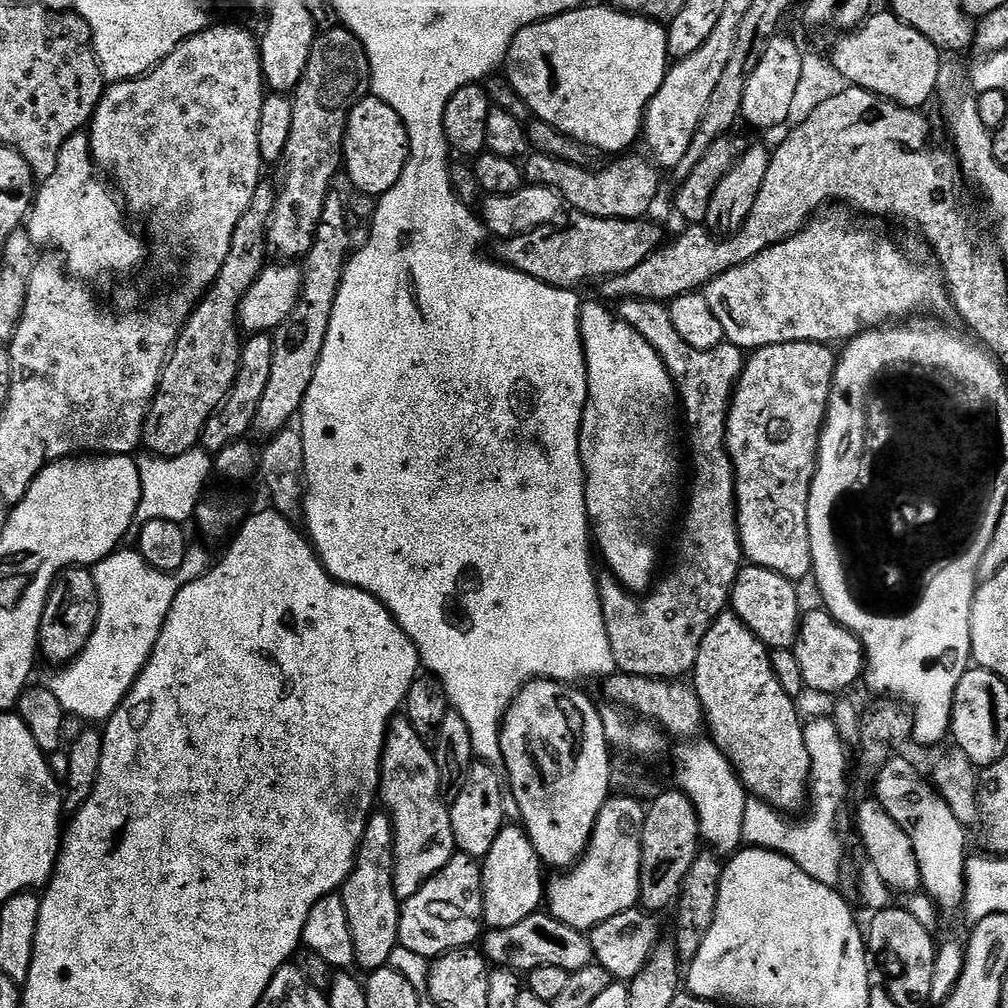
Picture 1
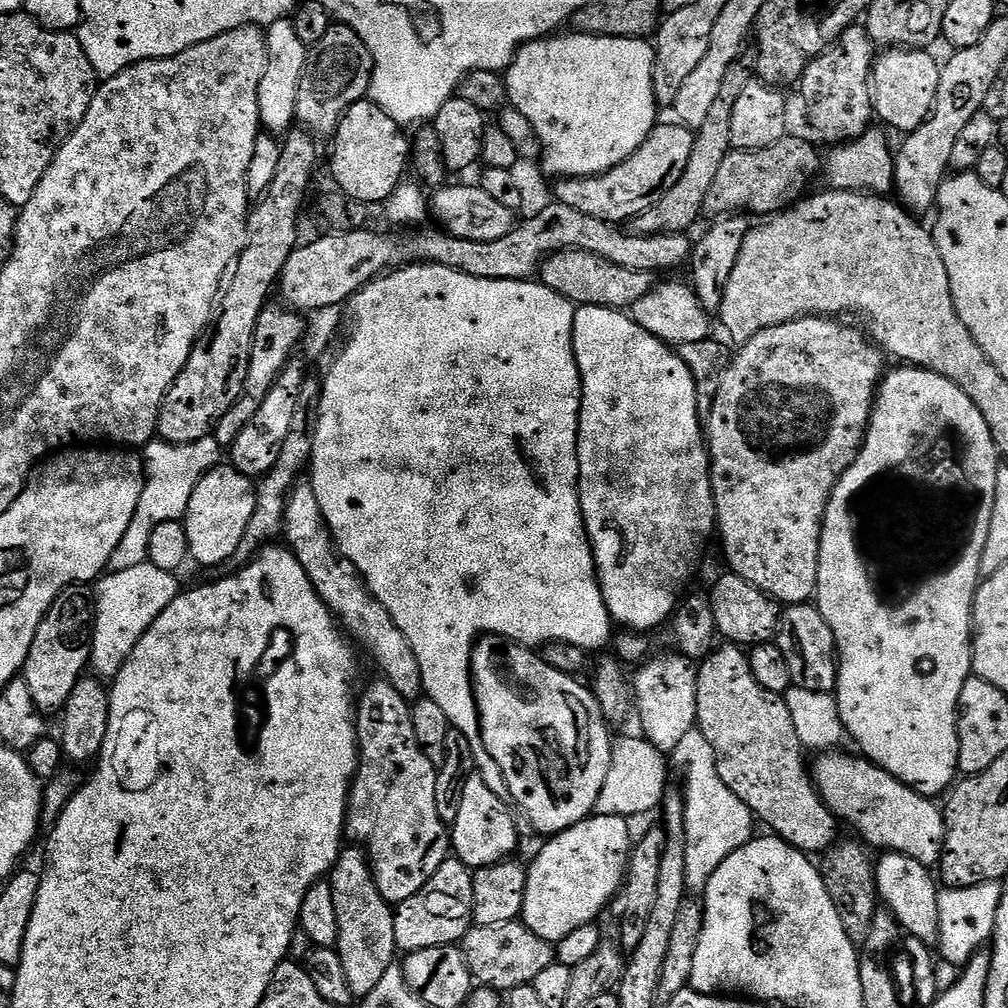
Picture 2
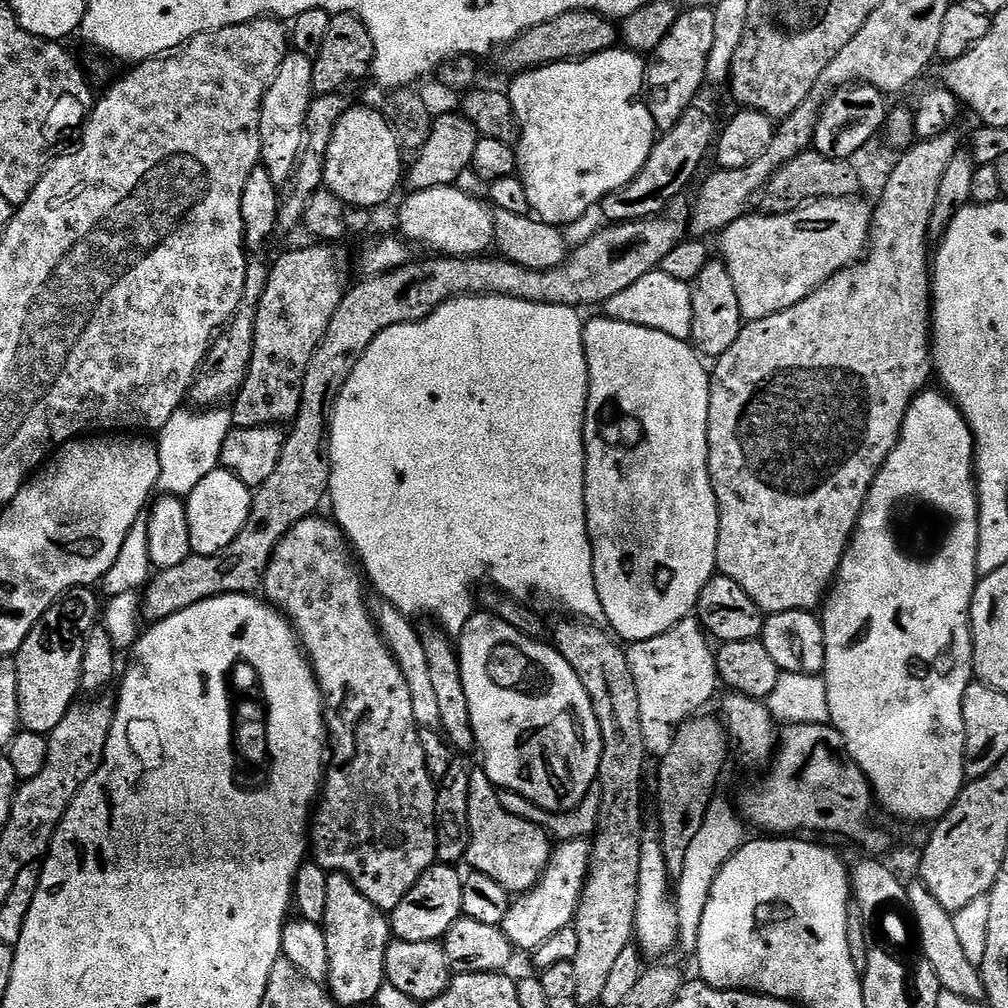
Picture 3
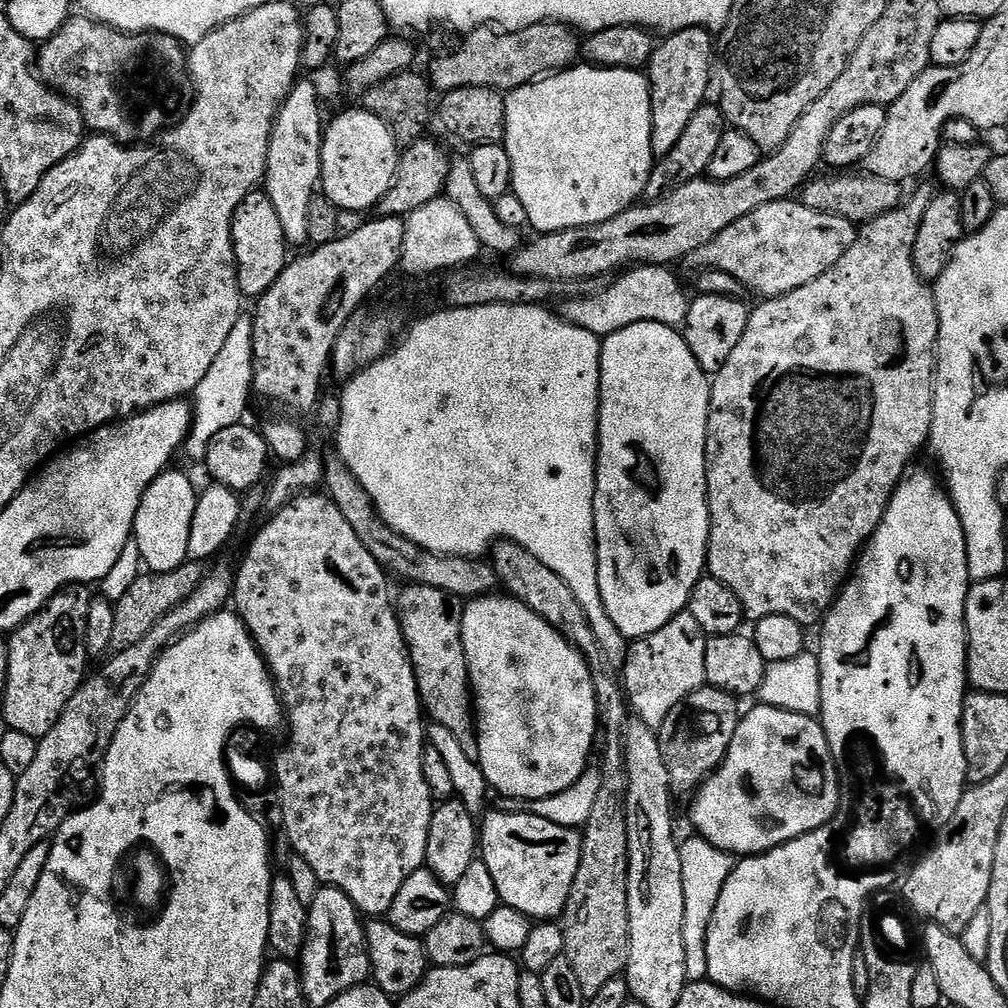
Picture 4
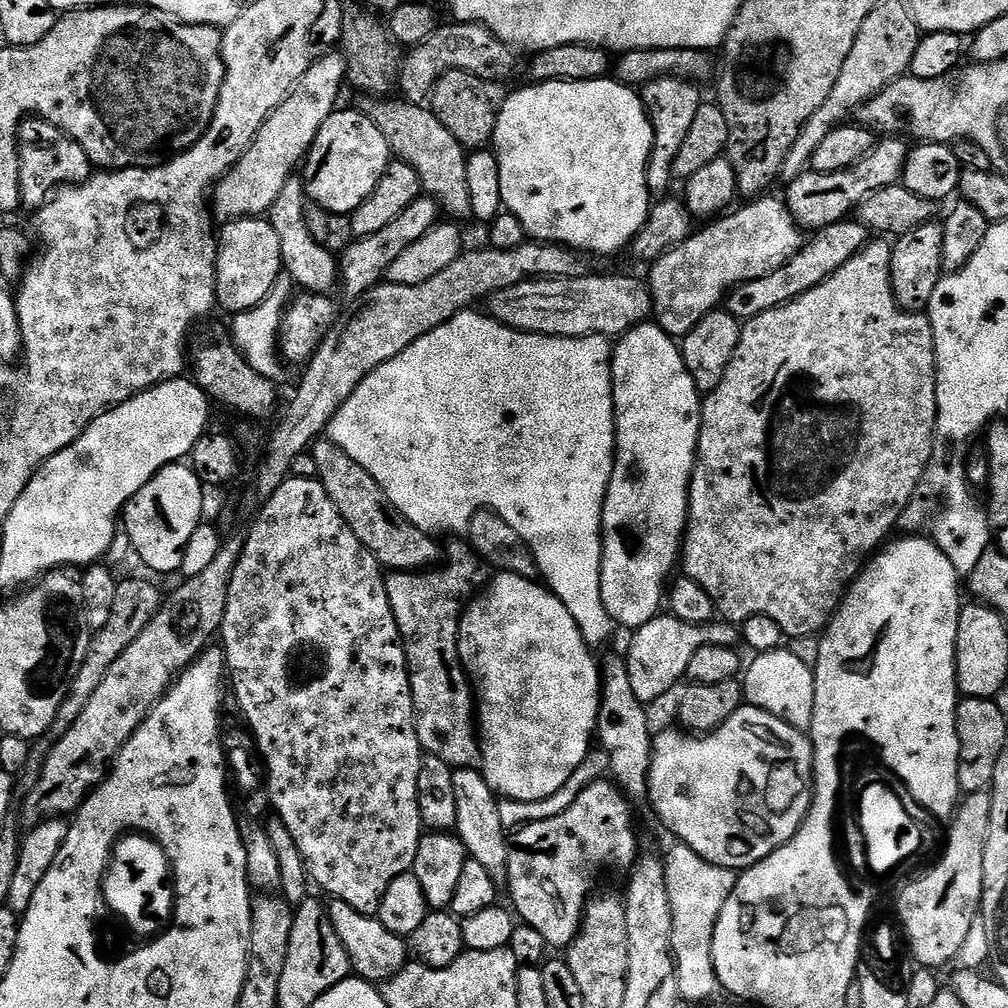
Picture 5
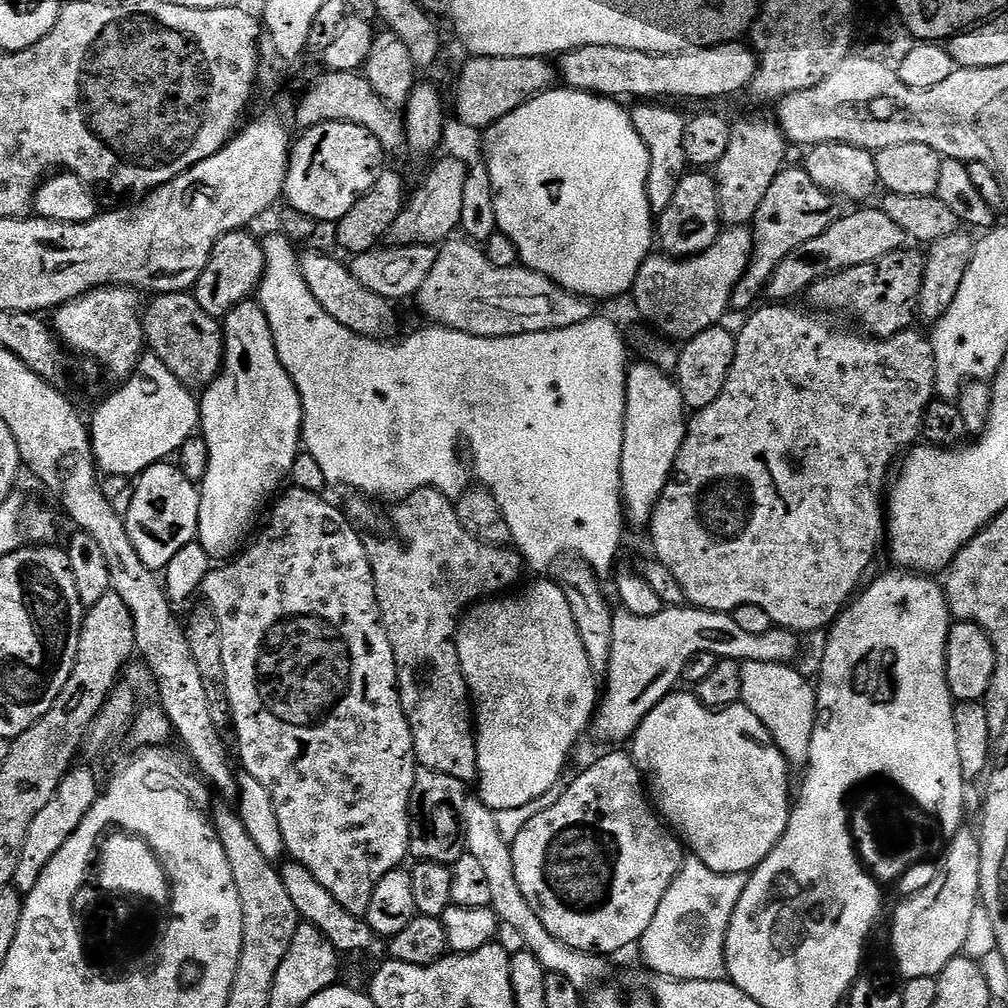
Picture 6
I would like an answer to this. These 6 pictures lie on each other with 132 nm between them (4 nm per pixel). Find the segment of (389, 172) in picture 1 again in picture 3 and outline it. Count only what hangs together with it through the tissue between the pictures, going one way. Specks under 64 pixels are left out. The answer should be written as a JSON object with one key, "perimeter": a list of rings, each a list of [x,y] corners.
{"perimeter":[[[352,106],[346,114],[342,114],[338,126],[334,126],[334,138],[330,138],[324,163],[324,183],[330,191],[338,194],[338,198],[342,198],[345,204],[376,210],[379,204],[386,203],[395,194],[396,187],[402,184],[400,158],[402,158],[401,148],[383,111],[376,109],[375,112],[372,108]]]}

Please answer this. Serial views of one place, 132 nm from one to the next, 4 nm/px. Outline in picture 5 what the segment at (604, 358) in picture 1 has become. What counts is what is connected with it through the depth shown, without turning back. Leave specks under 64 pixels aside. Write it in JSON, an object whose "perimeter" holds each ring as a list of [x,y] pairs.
{"perimeter":[[[645,322],[637,324],[635,328],[629,328],[623,336],[615,341],[612,349],[612,397],[616,407],[616,461],[610,478],[610,486],[606,490],[604,509],[602,510],[602,526],[600,527],[600,538],[604,541],[604,557],[600,559],[602,602],[619,627],[621,624],[622,627],[628,628],[627,630],[635,630],[653,620],[655,616],[661,615],[660,603],[663,600],[665,603],[666,585],[673,573],[677,571],[682,560],[684,531],[688,529],[688,491],[692,481],[692,471],[696,465],[696,447],[700,437],[702,394],[694,386],[694,378],[690,378],[690,370],[686,370],[681,345],[673,337],[664,333],[654,322]]]}

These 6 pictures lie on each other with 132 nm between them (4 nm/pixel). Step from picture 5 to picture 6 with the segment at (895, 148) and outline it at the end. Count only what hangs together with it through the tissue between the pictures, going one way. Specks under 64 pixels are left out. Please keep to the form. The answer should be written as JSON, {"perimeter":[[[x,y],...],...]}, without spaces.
{"perimeter":[[[785,167],[774,178],[774,182],[770,182],[770,190],[766,190],[766,198],[762,198],[762,206],[758,206],[754,221],[756,250],[742,282],[738,282],[734,290],[732,308],[751,309],[757,303],[755,300],[765,295],[774,270],[778,270],[778,262],[782,262],[790,250],[802,246],[802,242],[818,238],[818,234],[822,234],[822,230],[826,230],[826,226],[830,226],[842,214],[840,204],[841,201],[818,186],[818,182],[814,182],[814,178],[810,178],[803,167]]]}

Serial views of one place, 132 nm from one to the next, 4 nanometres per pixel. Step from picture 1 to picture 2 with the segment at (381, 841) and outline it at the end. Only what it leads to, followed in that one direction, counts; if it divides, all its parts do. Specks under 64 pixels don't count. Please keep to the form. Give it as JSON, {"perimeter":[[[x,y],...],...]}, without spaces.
{"perimeter":[[[359,846],[345,847],[330,873],[334,894],[334,911],[338,914],[338,938],[335,950],[342,958],[346,982],[350,982],[353,997],[363,998],[382,982],[386,970],[398,956],[394,938],[394,908],[384,901],[376,885],[372,866]]]}

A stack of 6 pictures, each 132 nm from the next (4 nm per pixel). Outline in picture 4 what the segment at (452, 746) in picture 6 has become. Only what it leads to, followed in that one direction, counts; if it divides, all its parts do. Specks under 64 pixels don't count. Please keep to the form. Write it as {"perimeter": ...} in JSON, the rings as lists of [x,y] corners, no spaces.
{"perimeter":[[[409,583],[395,597],[396,617],[400,619],[400,629],[408,644],[408,657],[412,659],[412,669],[418,682],[420,703],[427,719],[433,724],[441,724],[458,738],[459,745],[468,758],[478,757],[474,701],[468,683],[468,663],[462,642],[462,604],[457,597],[448,596],[437,588],[427,588],[424,584]]]}

